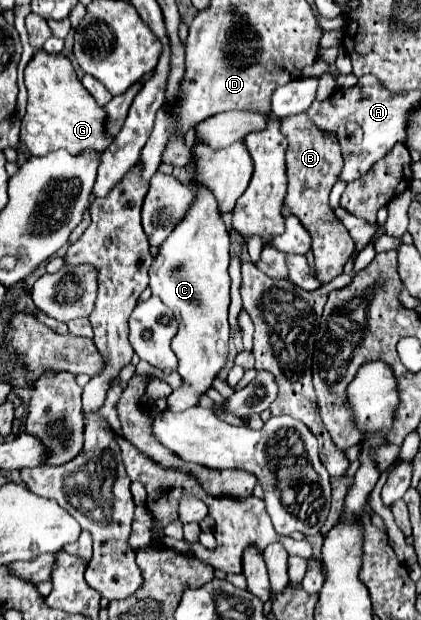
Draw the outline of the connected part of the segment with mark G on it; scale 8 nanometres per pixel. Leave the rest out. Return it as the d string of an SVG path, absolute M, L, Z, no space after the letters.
M37 51L25 69L25 85L29 91L29 103L21 121L21 141L27 145L31 155L47 155L57 149L65 149L71 155L81 155L83 151L103 153L109 147L113 137L103 129L107 113L81 85L65 55L47 55L45 51Z

